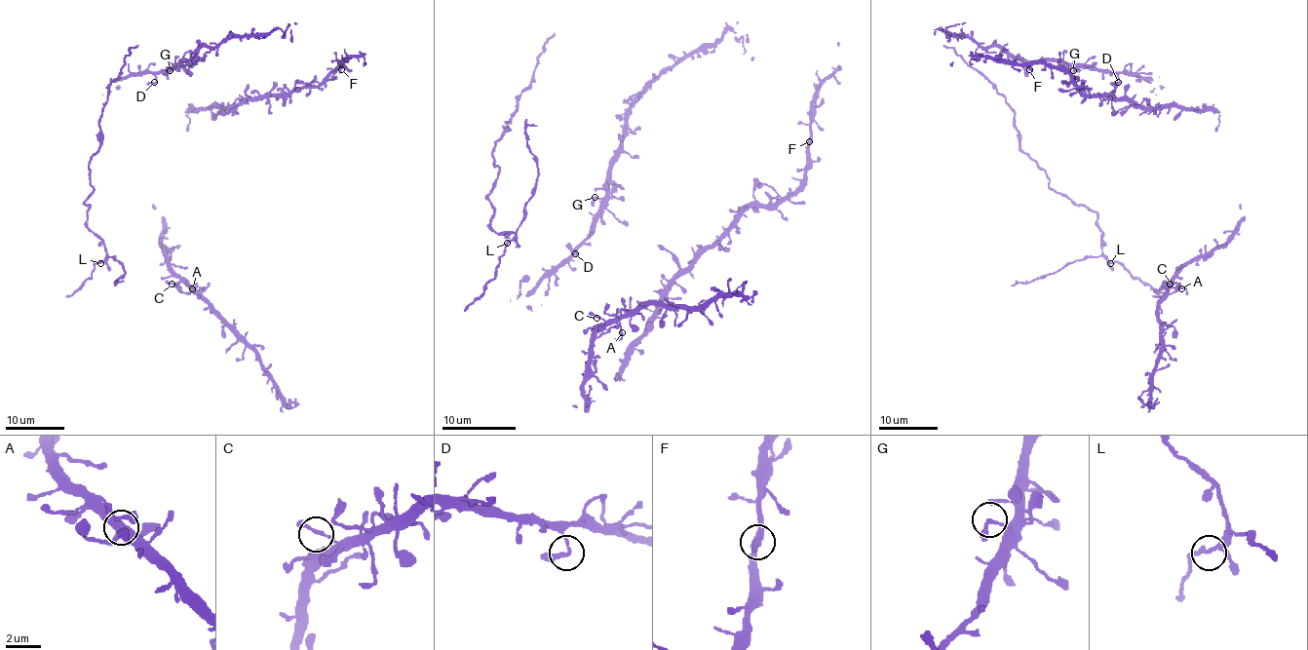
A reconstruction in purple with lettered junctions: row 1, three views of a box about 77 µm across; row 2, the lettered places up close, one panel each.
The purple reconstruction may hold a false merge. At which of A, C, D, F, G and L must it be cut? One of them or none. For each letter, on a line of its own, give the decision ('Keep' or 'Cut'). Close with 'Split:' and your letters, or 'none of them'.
A: Keep
C: Keep
D: Keep
F: Keep
G: Keep
L: Keep
Split: none of them

